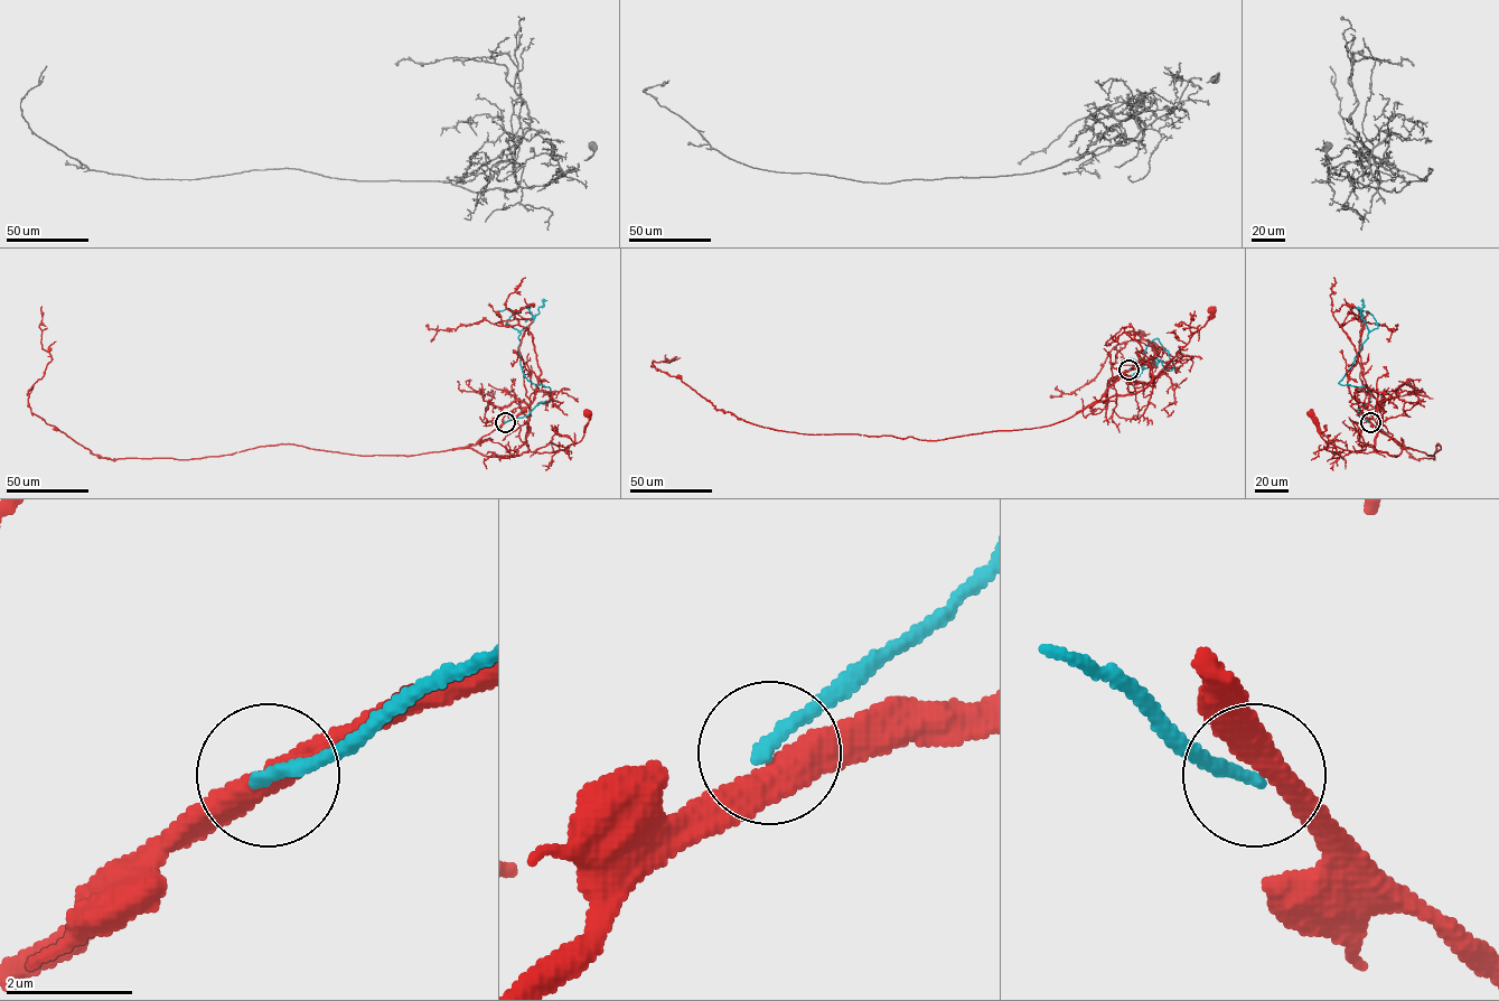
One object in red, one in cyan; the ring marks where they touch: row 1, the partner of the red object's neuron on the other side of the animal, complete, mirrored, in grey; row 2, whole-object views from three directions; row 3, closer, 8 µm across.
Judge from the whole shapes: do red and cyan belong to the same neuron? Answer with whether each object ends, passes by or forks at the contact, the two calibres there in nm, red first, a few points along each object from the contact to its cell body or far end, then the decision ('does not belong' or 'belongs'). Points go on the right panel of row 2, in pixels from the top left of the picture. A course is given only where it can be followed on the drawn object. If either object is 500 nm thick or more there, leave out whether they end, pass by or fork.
red passes by; cyan ends; calibres 400 and 220 nm; course red (1370, 422), (1405, 447), (1397, 456), (1378, 451), (1356, 452), (1328, 442), (1311, 414); course cyan (1369, 422), (1358, 415), (1371, 401), (1369, 391), (1339, 383), (1377, 328), (1373, 316), (1361, 311); does not belong

